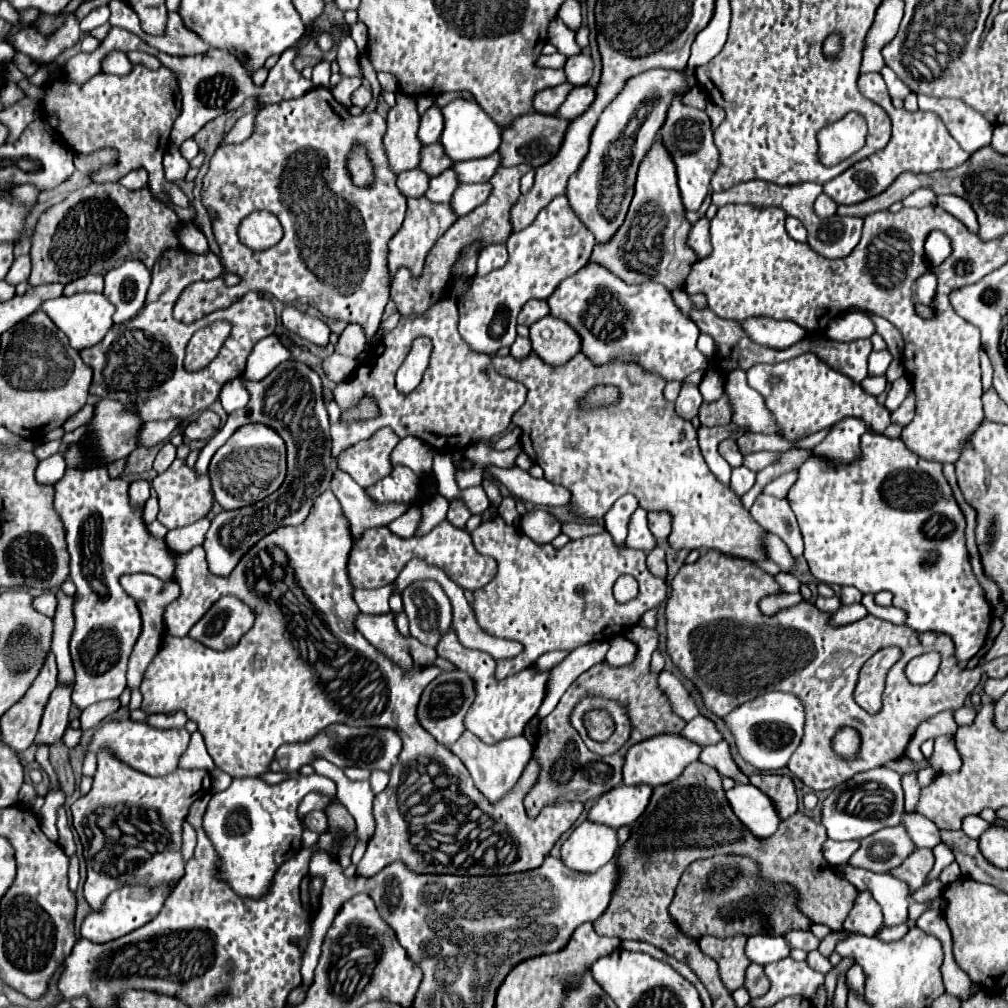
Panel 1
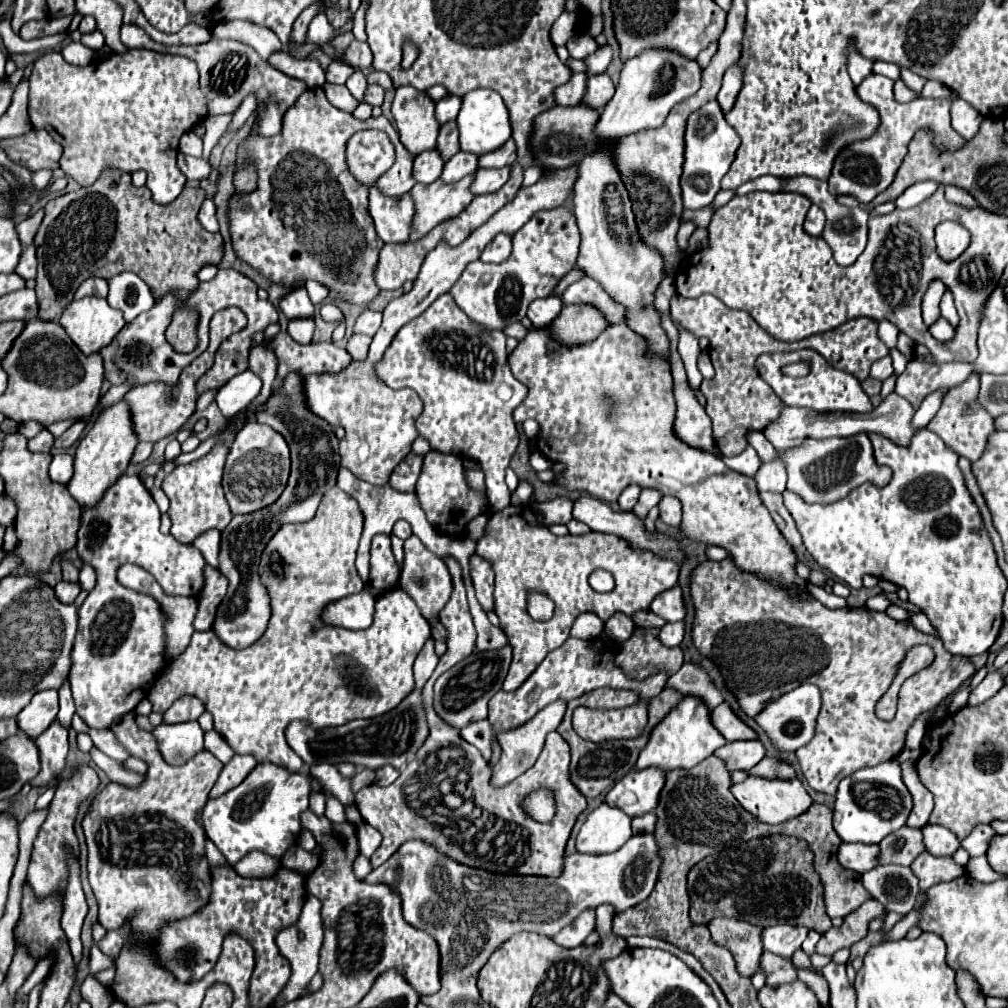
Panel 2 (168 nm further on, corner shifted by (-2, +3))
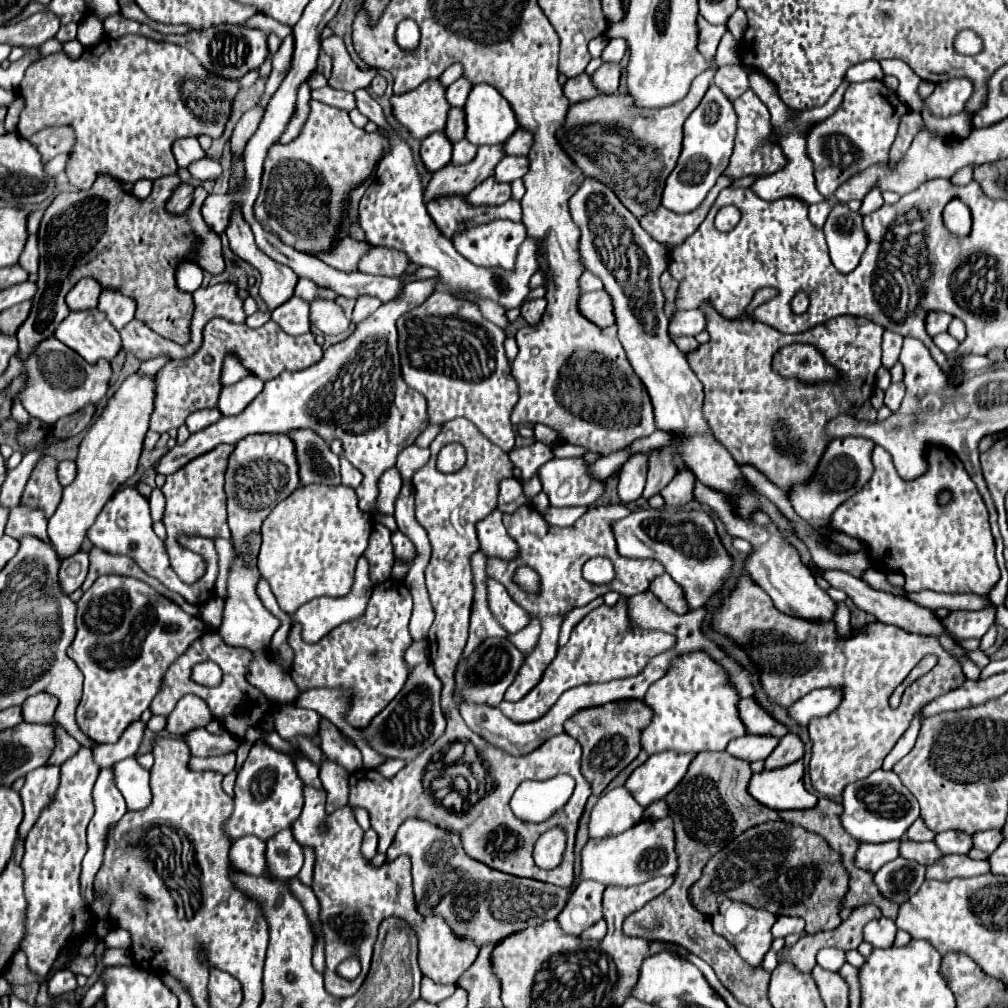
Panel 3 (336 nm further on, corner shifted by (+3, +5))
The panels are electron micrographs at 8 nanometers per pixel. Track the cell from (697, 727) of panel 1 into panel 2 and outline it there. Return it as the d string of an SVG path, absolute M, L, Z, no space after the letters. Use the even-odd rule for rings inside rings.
M722 703L718 707L712 709L710 713L710 721L714 723L714 727L718 727L718 731L722 731L722 737L726 741L738 741L738 739L756 739L756 733L744 725L734 713L732 709Z

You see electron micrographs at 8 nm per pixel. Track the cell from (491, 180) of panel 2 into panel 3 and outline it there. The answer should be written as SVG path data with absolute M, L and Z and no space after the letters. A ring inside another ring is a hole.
M507 155L495 167L495 179L503 183L511 183L515 179L521 179L527 171L529 171L529 157Z

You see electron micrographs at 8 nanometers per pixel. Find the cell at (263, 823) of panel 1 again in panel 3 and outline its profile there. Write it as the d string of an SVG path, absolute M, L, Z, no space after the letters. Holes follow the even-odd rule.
M255 743L237 775L235 811L225 825L225 833L231 837L231 841L243 835L257 835L259 839L267 841L281 829L291 827L291 823L299 817L301 807L303 781L299 779L291 757L269 747L267 743Z

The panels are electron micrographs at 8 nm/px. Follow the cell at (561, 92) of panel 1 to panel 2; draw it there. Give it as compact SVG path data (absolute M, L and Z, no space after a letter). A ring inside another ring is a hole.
M574 73L570 77L568 83L560 85L556 91L554 91L554 99L556 99L556 105L562 105L562 107L572 107L572 105L580 105L580 99L586 91L586 73Z

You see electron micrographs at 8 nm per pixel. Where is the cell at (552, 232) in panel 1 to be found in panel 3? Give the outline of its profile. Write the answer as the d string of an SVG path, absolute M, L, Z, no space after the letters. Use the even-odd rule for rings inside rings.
M365 89L355 91L355 99L357 99L357 109L363 115L367 115L369 121L373 121L381 131L385 131L385 137L389 141L389 151L379 161L377 177L359 203L359 219L361 219L361 227L365 229L367 243L399 249L399 251L407 253L413 263L437 269L439 277L445 281L445 285L449 285L451 289L465 291L469 301L473 301L477 297L487 297L487 299L497 301L505 309L519 307L529 293L529 287L527 287L529 277L539 269L535 243L527 237L525 243L521 245L519 257L517 257L517 271L483 269L483 267L477 267L477 265L469 263L467 259L463 259L455 251L451 241L437 229L435 221L429 217L429 213L425 209L423 185L421 185L421 177L417 173L415 161L413 161L411 147L397 135L397 131L387 121L381 105Z

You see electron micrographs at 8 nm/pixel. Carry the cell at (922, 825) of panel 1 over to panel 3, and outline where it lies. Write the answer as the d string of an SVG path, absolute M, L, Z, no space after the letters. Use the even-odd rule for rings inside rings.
M949 829L949 831L939 833L939 835L935 837L935 843L937 843L937 847L939 847L945 855L949 855L949 853L967 855L967 853L973 849L973 837L961 833L959 829Z

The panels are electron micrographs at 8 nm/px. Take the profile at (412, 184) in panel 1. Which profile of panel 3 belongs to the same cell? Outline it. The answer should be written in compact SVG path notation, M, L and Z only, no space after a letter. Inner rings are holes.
M437 131L423 139L421 159L429 171L437 171L451 161L451 151L453 151L451 141L445 137L443 131Z

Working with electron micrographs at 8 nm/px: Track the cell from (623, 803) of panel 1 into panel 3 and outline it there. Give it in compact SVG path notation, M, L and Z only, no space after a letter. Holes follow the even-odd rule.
M655 753L631 773L625 787L643 807L647 807L653 801L663 799L673 791L673 787L681 783L681 777L685 777L689 761L693 761L693 757L695 753Z

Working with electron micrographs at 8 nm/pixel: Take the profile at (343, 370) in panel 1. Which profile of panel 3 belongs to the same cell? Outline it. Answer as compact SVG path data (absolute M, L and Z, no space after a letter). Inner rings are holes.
M211 319L203 329L203 343L193 357L169 361L157 373L155 389L155 411L151 415L151 427L157 433L165 433L173 427L185 425L185 419L199 409L217 407L221 391L221 369L225 355L233 353L241 365L257 375L261 381L275 379L283 371L301 371L317 363L323 356L323 349L315 343L315 335L309 333L293 337L287 335L277 323L267 321L259 329L249 329L245 323L231 323L225 319Z

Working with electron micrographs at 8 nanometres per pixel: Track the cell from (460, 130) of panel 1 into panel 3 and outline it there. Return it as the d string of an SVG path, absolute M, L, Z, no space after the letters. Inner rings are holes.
M479 83L473 87L467 103L465 103L465 113L467 113L467 139L475 145L497 145L505 143L519 125L515 125L515 113L509 105L509 101L491 85Z

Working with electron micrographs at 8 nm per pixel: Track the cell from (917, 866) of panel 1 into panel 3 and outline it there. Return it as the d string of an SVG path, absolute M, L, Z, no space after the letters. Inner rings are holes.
M945 855L935 865L927 867L927 879L949 881L953 877L973 877L989 873L987 861L975 861L967 855Z

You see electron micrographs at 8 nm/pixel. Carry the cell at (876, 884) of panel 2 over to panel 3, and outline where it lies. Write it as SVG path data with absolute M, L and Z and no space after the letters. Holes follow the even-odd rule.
M897 859L889 865L883 865L875 873L875 883L879 891L895 903L905 903L925 881L925 865L919 865L909 859Z

